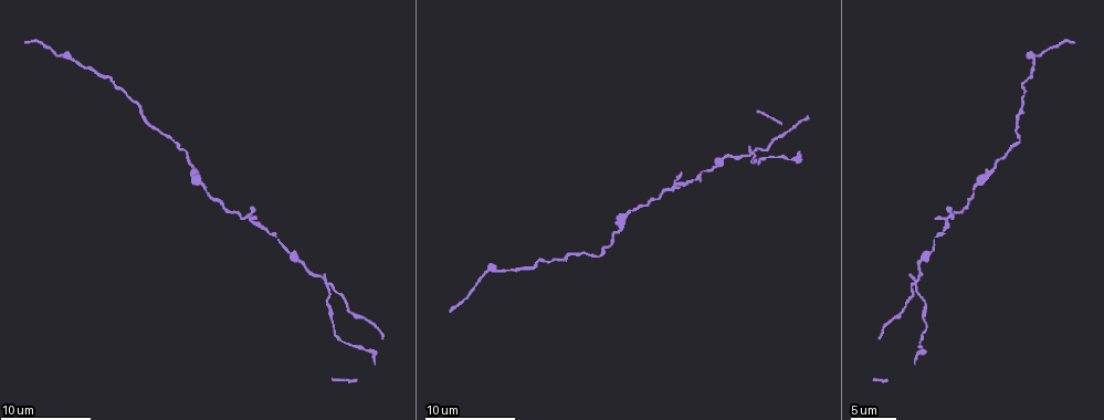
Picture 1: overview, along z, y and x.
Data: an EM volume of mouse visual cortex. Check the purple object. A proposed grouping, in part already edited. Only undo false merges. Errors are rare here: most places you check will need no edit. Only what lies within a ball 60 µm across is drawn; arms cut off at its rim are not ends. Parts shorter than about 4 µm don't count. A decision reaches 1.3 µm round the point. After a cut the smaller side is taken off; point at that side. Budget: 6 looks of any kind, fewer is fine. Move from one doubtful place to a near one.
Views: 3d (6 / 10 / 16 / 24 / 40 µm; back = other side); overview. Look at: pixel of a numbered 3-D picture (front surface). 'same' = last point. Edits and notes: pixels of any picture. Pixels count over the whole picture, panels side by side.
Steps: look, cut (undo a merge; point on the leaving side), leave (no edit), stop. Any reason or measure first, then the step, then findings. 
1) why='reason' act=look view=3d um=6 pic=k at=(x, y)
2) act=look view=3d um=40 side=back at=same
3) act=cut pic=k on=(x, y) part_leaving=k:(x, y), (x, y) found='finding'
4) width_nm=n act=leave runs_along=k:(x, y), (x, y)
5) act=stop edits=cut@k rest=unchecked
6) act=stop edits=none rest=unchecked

why='side arm on a straight run' act=look view=3d um=16 pic=1 at=(681, 183)

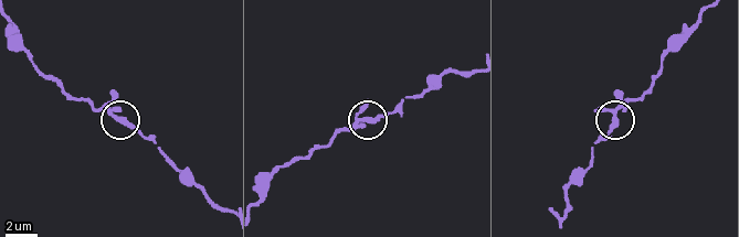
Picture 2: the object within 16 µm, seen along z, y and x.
act=leave runs_along=2:(75, 97), (109, 109), (147, 138) found='all the same cell'

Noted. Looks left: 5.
why='thick turns thin' act=look view=3d um=10 pic=1 at=(974, 184)

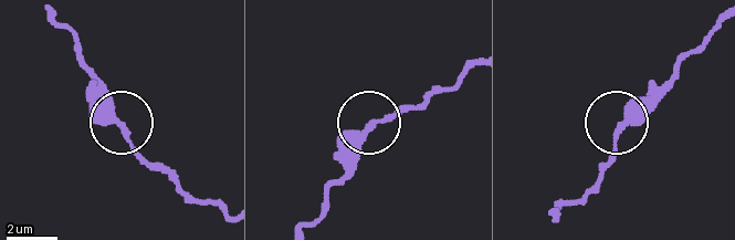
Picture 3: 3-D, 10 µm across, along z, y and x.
width_nm=250 act=leave runs_along=3:(441, 91), (369, 124), (348, 165) found='one cell here'

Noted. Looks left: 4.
act=look view=3d um=10 pic=1 at=(1022, 105)

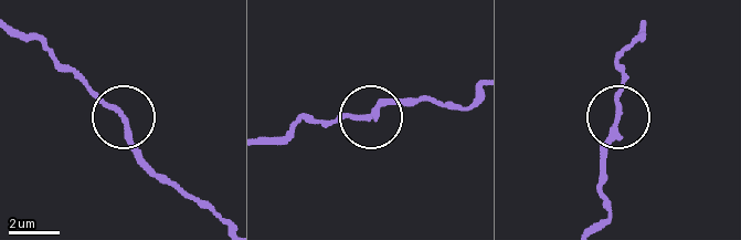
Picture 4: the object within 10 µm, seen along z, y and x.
why='other side' act=look view=3d um=10 side=back pic=4 at=(618, 113)

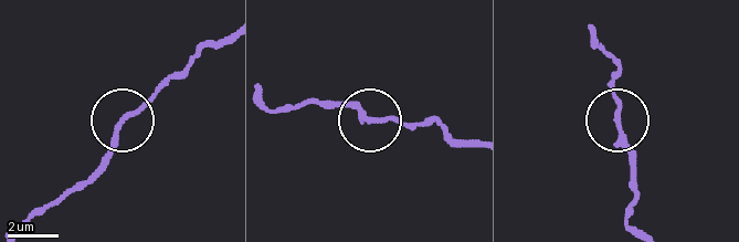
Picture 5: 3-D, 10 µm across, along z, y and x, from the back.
width_nm=170 act=leave runs_along=5:(630, 224), (634, 165), (614, 118), (614, 72) found='continuous, no second cell'

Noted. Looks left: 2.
act=stop edits=none rest=unchecked

